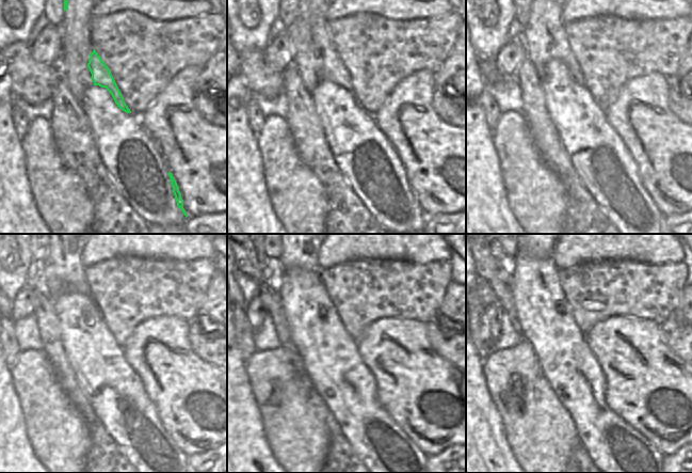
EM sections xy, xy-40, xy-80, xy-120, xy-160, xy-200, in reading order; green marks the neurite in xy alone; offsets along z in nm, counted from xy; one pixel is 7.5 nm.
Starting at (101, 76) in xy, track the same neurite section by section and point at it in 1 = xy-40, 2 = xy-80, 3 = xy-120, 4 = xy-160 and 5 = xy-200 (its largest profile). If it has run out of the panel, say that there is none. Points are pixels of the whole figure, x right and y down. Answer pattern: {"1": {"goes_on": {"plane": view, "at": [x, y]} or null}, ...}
{"1": {"goes_on": {"plane": "xy-40", "at": [317, 44]}}, "2": {"goes_on": {"plane": "xy-80", "at": [540, 45]}}, "3": {"goes_on": {"plane": "xy-120", "at": [54, 282]}}, "4": {"goes_on": {"plane": "xy-160", "at": [291, 255]}}, "5": {"goes_on": {"plane": "xy-200", "at": [537, 255]}}}

